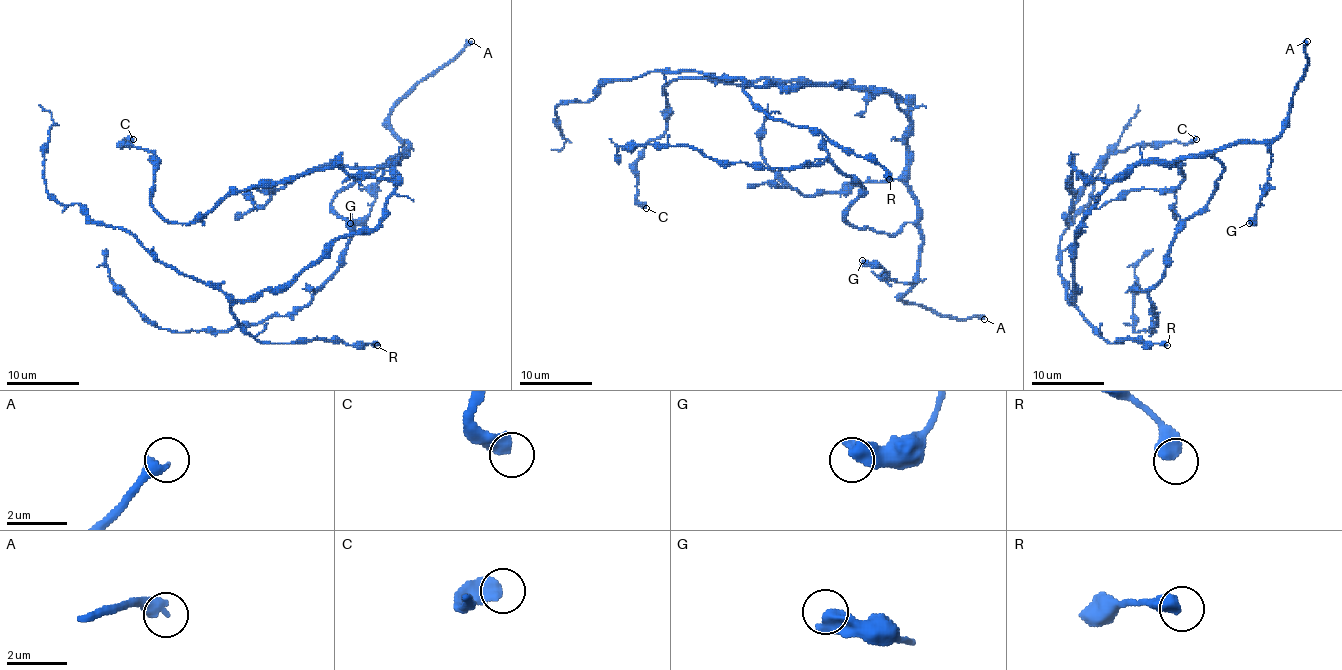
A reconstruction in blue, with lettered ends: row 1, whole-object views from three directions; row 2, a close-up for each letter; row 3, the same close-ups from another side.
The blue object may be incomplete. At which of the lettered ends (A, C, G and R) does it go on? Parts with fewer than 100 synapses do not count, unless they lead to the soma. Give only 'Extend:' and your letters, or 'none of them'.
Extend: A

